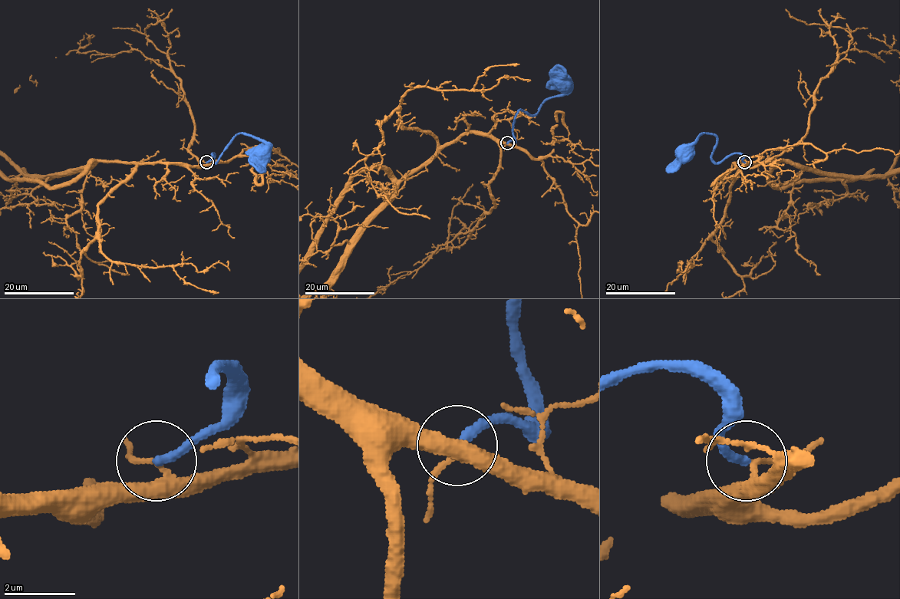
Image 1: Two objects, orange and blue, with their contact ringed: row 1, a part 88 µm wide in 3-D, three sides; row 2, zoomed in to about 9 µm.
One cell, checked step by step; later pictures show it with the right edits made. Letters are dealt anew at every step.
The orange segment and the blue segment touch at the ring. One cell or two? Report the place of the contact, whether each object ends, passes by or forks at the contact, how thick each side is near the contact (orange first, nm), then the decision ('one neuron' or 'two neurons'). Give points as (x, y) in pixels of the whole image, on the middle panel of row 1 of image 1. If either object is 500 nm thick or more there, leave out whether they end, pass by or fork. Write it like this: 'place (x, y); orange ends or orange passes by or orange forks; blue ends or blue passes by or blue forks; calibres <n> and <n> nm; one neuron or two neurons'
place (507, 143); orange forks; blue ends; calibres 200 and 260 nm; two neurons

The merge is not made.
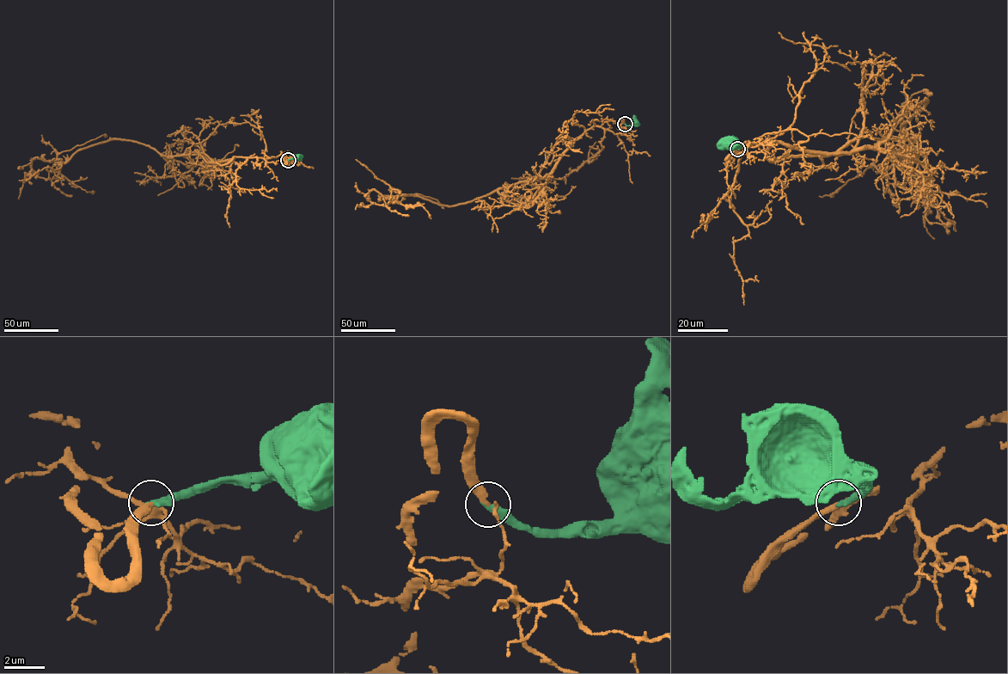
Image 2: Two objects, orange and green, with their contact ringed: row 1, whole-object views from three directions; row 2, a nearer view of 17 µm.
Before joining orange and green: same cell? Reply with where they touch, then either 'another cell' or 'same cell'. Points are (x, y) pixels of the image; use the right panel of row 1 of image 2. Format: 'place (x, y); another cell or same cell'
place (737, 149); same cell

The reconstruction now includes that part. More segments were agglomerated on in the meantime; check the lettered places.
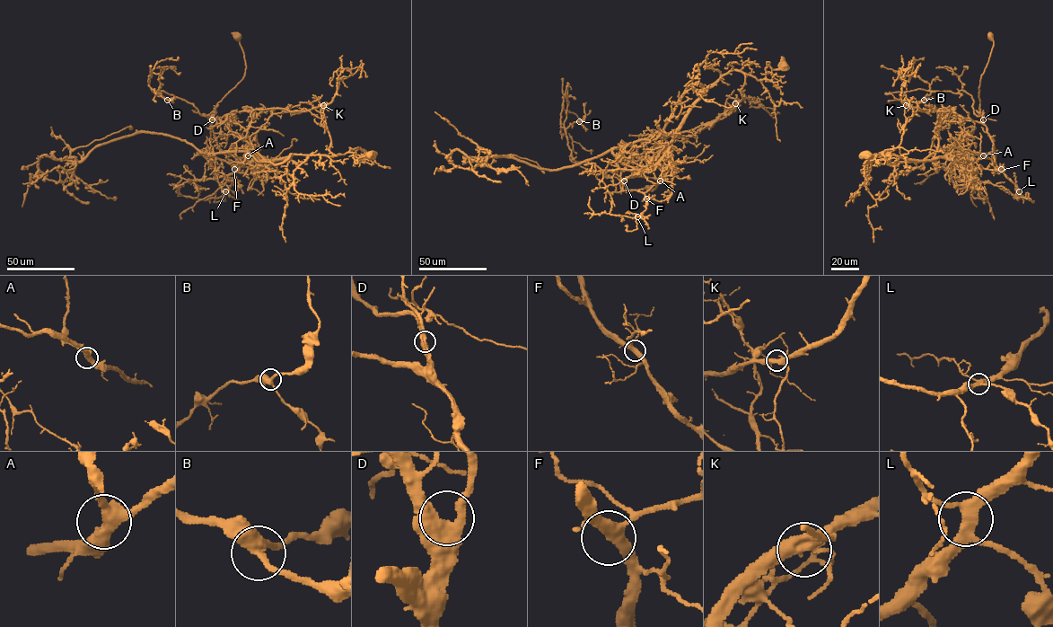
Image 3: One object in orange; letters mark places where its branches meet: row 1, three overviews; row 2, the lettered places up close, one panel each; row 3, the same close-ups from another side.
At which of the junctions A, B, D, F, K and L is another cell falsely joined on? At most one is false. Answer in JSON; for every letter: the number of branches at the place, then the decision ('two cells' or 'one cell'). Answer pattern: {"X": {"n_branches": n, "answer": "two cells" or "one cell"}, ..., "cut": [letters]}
{"A": {"n_branches": 3, "answer": "one cell"}, "B": {"n_branches": 3, "answer": "one cell"}, "D": {"n_branches": 3, "answer": "one cell"}, "F": {"n_branches": 3, "answer": "one cell"}, "K": {"n_branches": 4, "answer": "two cells"}, "L": {"n_branches": 4, "answer": "one cell"}, "cut": ["K"]}

